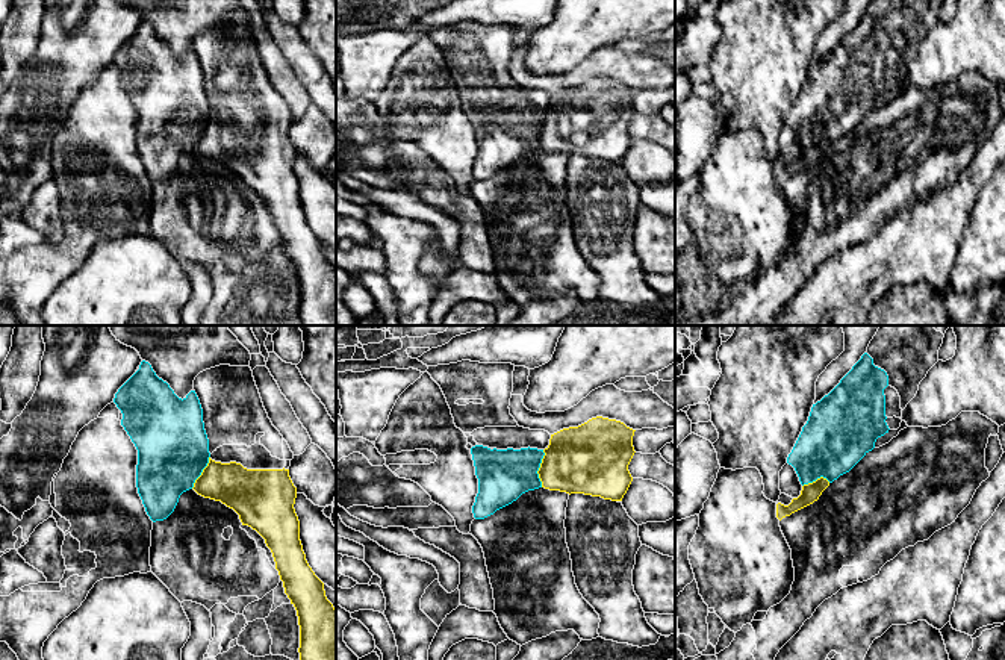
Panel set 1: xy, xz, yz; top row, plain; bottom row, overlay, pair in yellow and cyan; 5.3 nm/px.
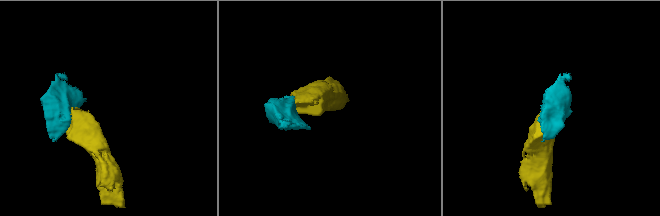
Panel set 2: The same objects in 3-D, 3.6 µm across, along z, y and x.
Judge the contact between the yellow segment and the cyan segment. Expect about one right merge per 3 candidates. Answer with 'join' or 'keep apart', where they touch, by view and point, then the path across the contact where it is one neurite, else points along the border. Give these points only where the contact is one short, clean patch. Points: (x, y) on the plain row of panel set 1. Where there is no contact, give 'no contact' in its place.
keep apart | xz (539, 129) | along xz (544, 111), (538, 132), (541, 147)

